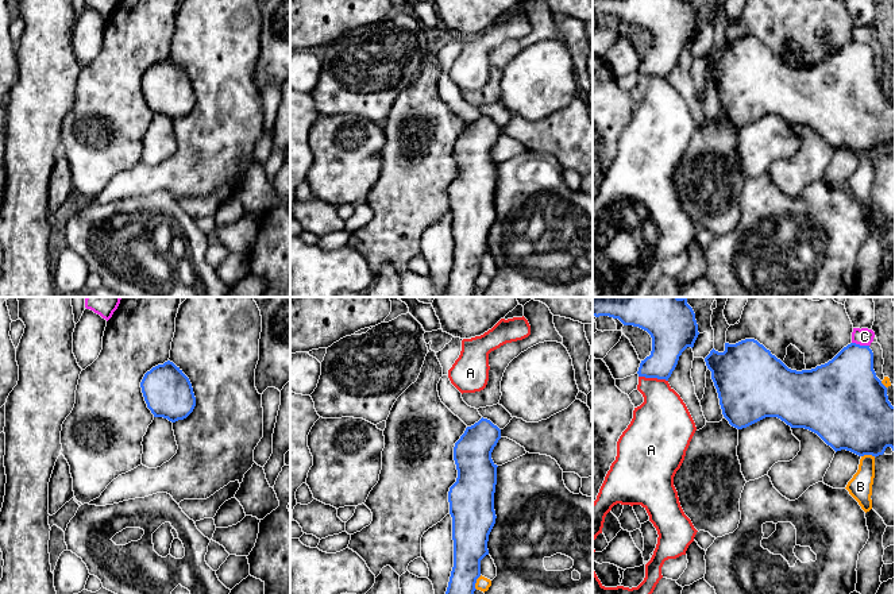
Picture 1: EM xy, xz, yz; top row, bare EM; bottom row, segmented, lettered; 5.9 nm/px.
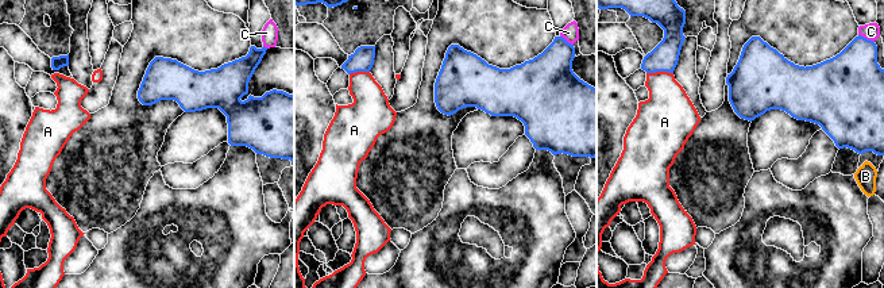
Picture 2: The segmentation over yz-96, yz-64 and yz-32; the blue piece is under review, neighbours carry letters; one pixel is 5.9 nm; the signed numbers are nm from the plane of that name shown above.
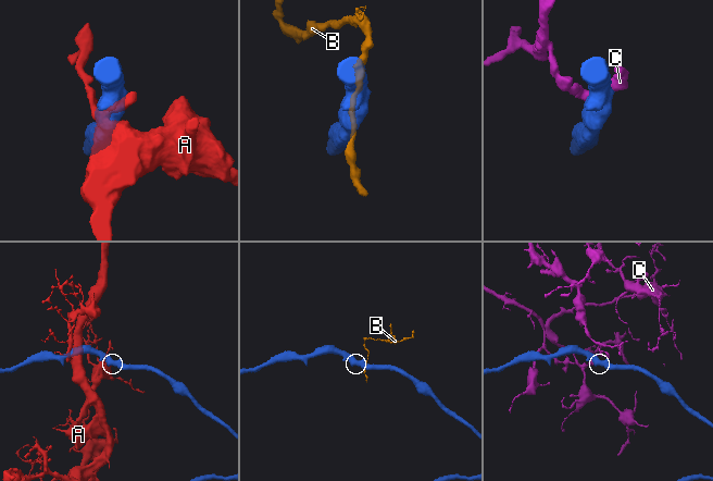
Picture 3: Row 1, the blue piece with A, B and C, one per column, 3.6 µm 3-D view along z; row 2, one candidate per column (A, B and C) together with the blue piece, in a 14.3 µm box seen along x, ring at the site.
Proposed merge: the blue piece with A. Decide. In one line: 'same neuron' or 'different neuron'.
different neuron

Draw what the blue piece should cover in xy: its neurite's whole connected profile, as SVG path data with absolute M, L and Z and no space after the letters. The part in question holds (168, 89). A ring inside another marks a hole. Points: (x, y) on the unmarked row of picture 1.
M170 58L147 69L140 85L154 115L175 120L186 116L196 104L189 76Z

